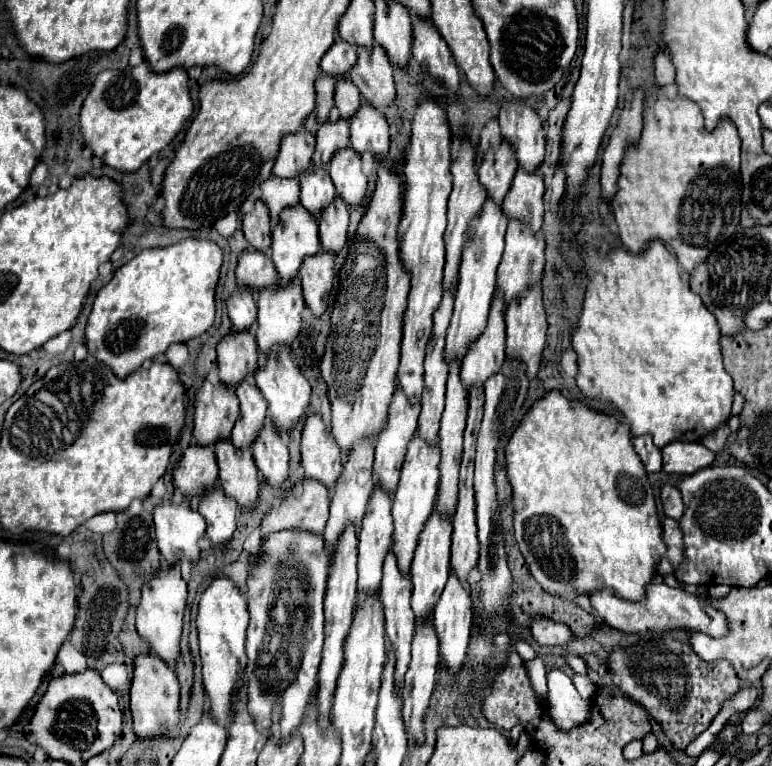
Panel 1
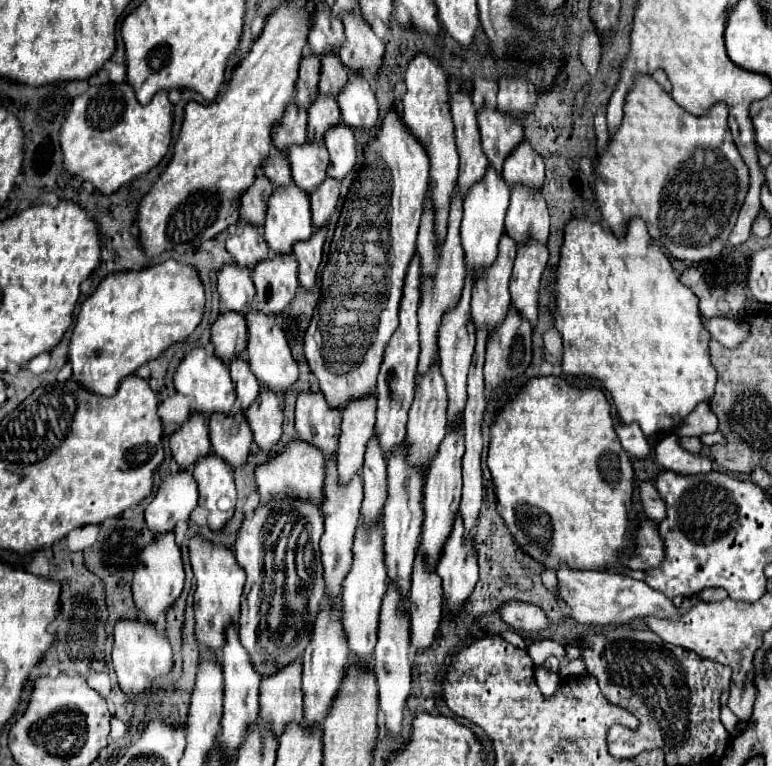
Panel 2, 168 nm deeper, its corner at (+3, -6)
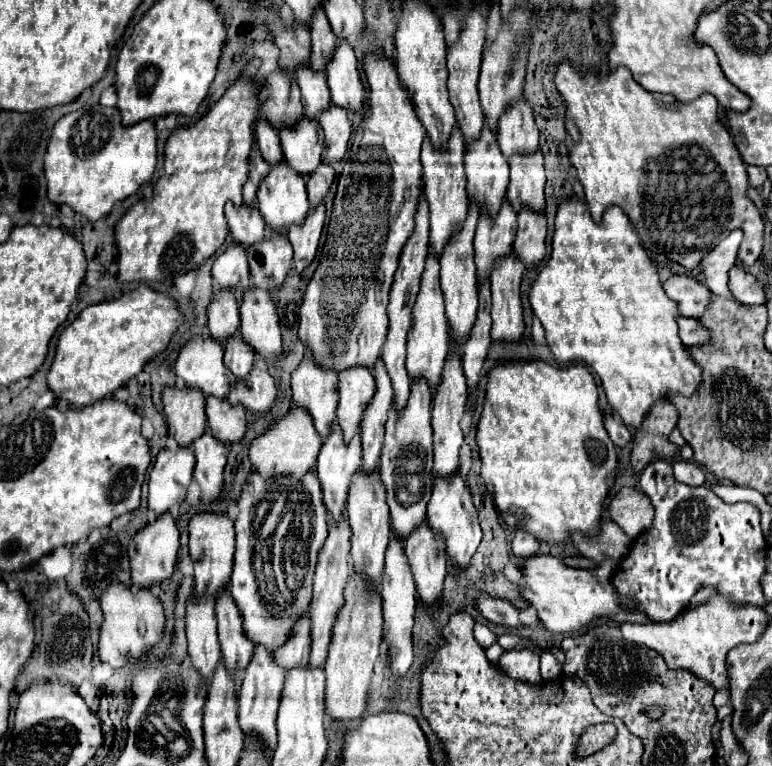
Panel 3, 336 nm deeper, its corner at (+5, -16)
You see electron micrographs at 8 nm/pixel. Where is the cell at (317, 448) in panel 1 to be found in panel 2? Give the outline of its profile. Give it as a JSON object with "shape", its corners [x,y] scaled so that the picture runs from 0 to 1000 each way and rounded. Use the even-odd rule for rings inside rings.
{"shape":[[[400,507],[385,514],[382,561],[390,574],[416,585],[421,595],[429,595],[437,587],[437,574],[442,567],[439,556],[442,538],[424,527],[413,507]]]}

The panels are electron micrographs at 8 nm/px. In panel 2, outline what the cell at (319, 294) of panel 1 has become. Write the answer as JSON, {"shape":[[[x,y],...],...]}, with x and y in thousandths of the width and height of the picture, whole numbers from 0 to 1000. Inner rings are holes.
{"shape":[[[421,298],[408,300],[400,316],[387,316],[385,321],[380,321],[380,332],[385,334],[387,342],[387,368],[398,379],[408,373],[411,350],[416,345],[416,332],[418,332],[418,316],[421,316]]]}

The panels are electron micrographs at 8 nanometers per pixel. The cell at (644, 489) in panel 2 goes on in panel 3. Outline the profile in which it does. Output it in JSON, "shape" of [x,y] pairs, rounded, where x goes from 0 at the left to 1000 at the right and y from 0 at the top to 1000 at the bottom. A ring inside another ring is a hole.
{"shape":[[[804,637],[789,658],[789,671],[812,700],[825,702],[843,689],[848,668],[835,642],[825,637]]]}

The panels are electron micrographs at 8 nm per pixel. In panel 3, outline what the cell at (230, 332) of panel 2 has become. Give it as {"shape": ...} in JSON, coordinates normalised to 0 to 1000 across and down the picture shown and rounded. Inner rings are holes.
{"shape":[[[297,379],[281,381],[276,386],[276,394],[268,402],[268,415],[271,415],[271,433],[273,441],[281,446],[291,446],[299,439],[307,436],[312,413],[310,413],[310,397],[304,392],[304,384]]]}

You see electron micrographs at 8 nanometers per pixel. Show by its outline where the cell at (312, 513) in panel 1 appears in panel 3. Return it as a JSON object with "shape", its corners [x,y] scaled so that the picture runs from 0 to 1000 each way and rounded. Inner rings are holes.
{"shape":[[[380,533],[364,551],[354,554],[341,569],[328,574],[323,585],[323,598],[328,606],[328,616],[338,619],[343,627],[369,624],[369,621],[390,627],[398,616],[408,611],[416,582],[418,574],[413,574],[413,567],[403,554],[403,543],[398,543],[398,538],[387,538],[387,533]]]}

